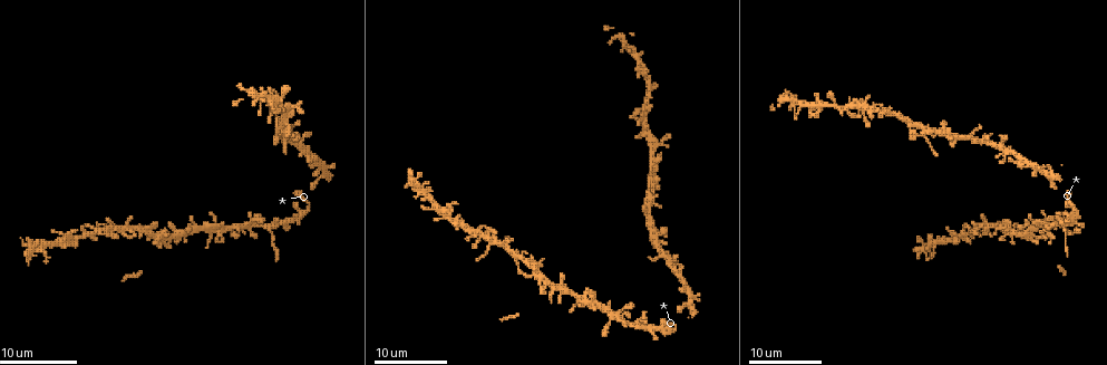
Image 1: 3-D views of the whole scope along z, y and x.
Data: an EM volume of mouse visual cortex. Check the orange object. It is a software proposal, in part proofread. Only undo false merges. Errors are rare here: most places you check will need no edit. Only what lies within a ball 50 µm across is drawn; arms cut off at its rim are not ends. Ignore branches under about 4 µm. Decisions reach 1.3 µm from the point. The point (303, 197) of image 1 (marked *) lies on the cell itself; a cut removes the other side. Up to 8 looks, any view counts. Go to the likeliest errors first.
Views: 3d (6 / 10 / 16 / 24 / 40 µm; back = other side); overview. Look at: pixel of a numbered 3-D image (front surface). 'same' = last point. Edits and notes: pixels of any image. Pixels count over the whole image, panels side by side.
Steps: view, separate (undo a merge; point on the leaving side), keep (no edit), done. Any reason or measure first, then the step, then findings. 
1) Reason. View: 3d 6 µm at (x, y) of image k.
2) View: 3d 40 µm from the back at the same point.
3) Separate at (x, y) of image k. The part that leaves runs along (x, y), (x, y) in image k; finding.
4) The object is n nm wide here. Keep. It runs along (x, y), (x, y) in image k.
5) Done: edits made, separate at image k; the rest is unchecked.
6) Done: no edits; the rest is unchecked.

View: 3d 16 µm at (542, 286) of image 1.

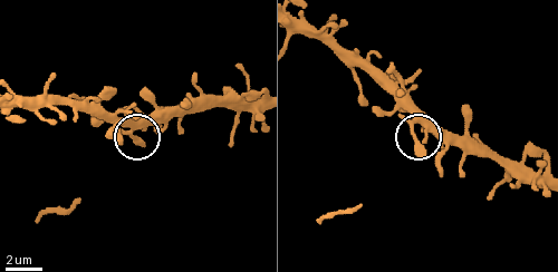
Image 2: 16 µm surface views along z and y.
View: 3d 10 µm at (132, 139) of image 2.

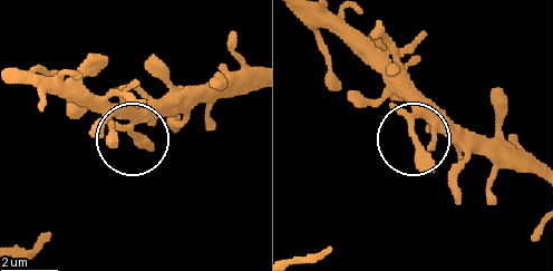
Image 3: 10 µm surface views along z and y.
Zoom in. View: 3d 6 µm at (419, 141) of image 3.

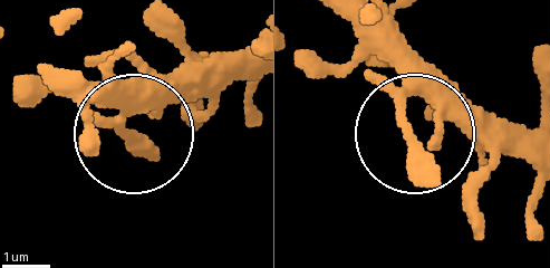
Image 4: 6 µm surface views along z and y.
Keep. Continuous, no second cell.

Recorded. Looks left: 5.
Looks like a crossing. View: 3d 16 µm at (923, 130) of image 1.

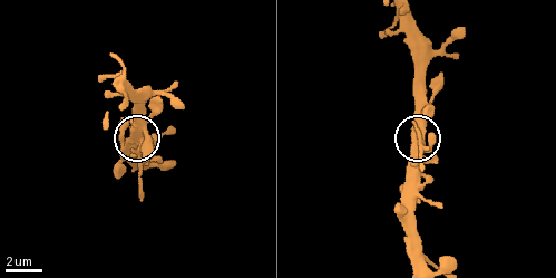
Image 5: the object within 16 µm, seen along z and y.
View: 3d 10 µm at (139, 135) of image 5.

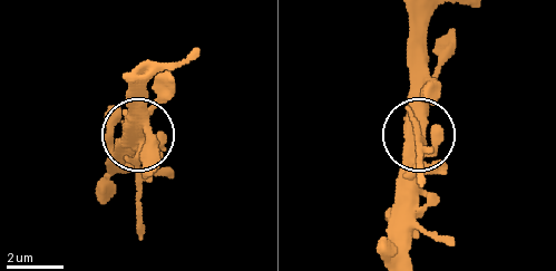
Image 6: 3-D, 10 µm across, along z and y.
5 arms meet here. Keep. All the same cell.

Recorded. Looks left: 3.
Thin neck. View: 3d 24 µm at (658, 248) of image 1.

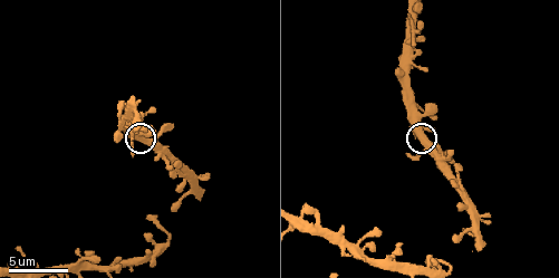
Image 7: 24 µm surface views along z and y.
View: 3d 6 µm at (425, 138) of image 7.

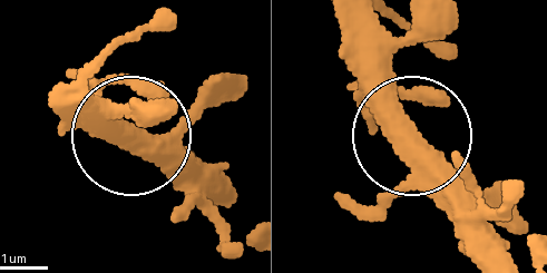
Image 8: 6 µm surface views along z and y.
Keep. Continuous, no second cell.

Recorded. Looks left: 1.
Done: no edits; the rest is unchecked.

